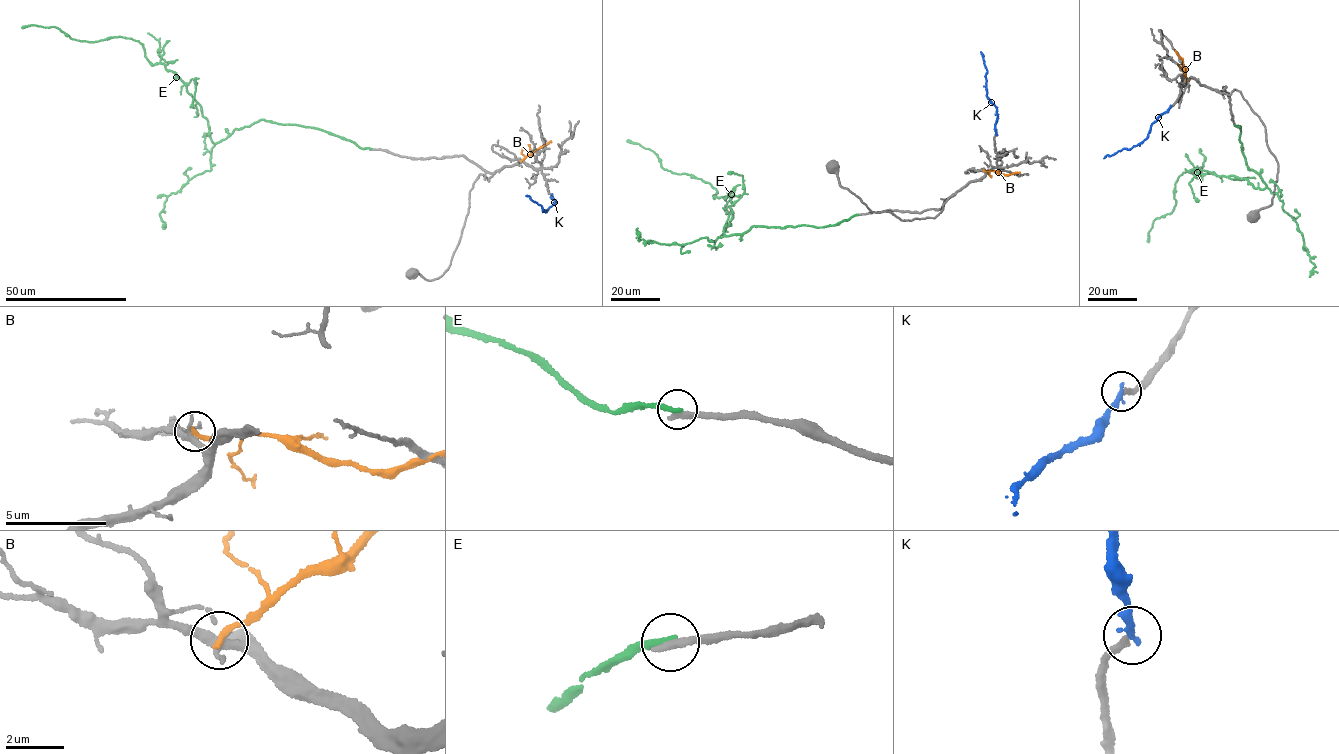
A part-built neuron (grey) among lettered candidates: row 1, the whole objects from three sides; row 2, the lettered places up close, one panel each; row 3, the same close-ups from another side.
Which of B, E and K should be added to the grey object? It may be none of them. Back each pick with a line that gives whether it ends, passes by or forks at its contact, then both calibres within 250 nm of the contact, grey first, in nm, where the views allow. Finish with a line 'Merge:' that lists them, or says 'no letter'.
K: it ends | 180/240 nm
Merge: K

